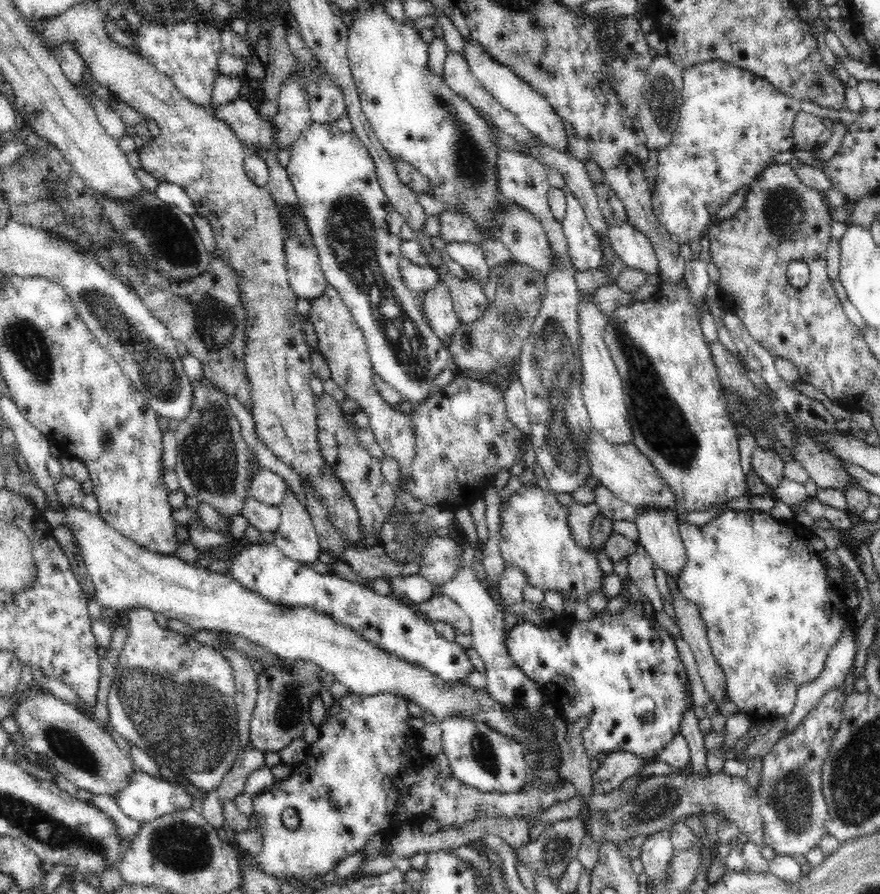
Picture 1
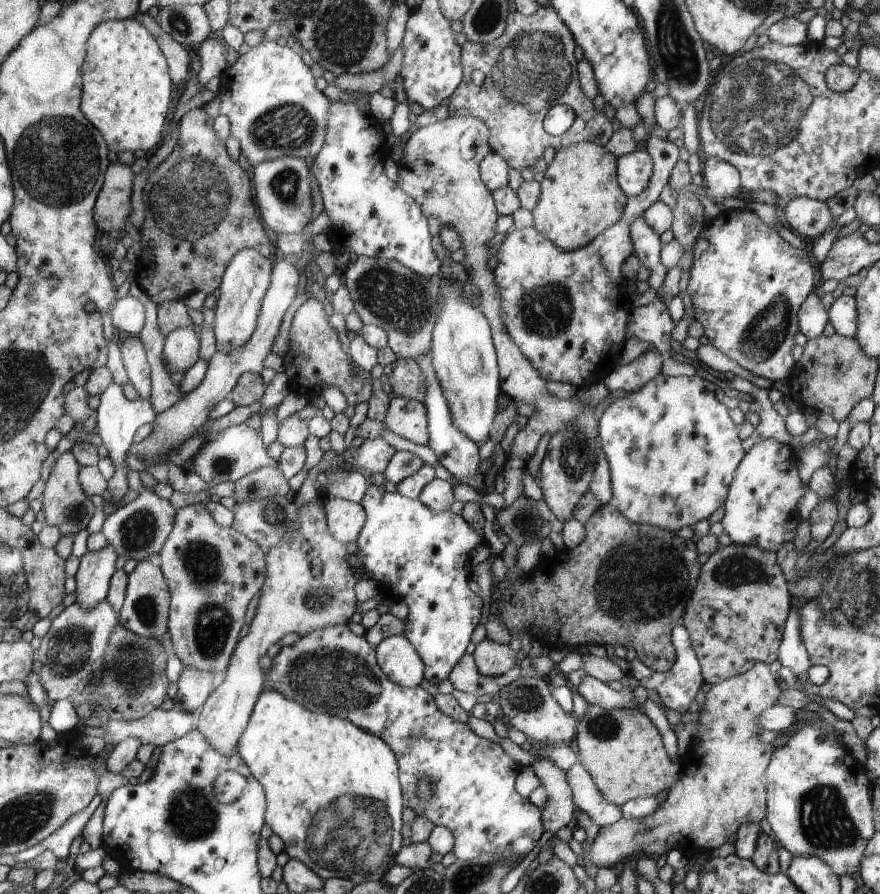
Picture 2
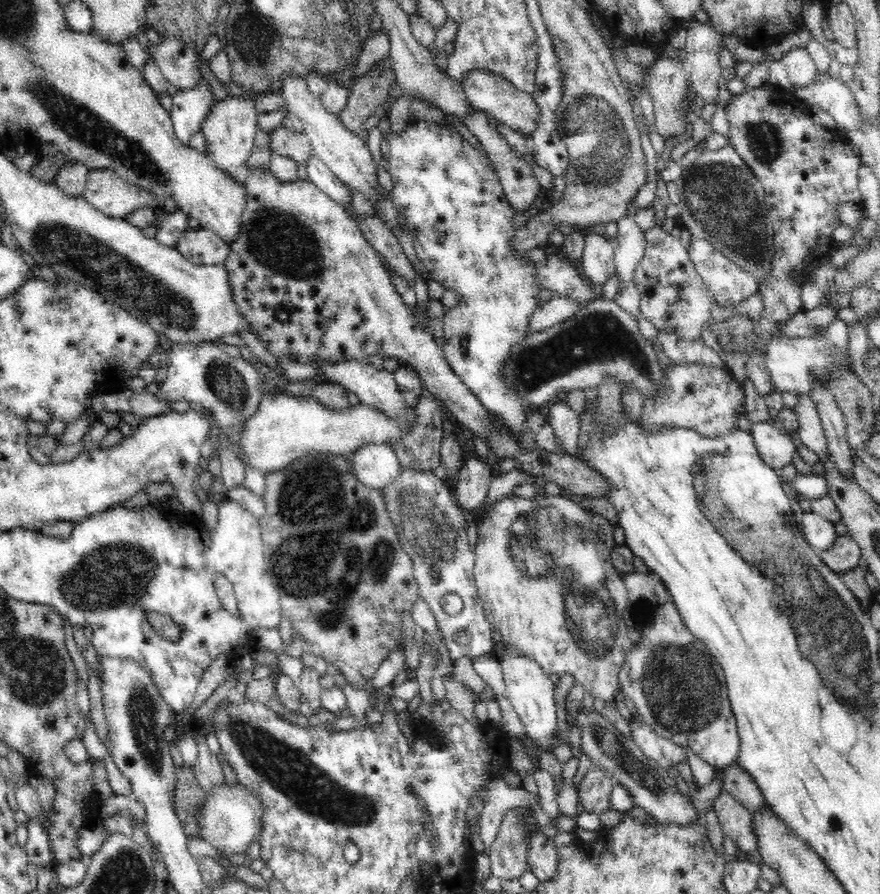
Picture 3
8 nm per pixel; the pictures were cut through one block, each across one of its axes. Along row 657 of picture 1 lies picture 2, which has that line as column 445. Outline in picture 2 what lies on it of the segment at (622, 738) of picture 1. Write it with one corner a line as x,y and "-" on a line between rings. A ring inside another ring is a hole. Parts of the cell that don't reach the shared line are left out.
362,470
360,473
368,480
368,490
360,502
365,507
366,524
361,534
358,534
358,554
355,560
360,573
369,574
368,579
377,582
390,600
401,599
407,604
409,612
403,620
402,636
409,639
414,650
421,655
425,663
426,680
438,685
449,679
454,666
465,656
470,636
482,620
482,600
468,587
468,581
471,579
472,552
485,542
484,533
474,530
462,515
456,515
450,510
436,514
429,506
424,506
421,500
387,492
384,487
372,484
371,473

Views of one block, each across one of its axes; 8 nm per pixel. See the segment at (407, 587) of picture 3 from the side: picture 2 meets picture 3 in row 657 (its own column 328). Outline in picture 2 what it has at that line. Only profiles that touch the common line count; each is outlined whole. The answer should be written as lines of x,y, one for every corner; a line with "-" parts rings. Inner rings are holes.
315,298
306,299
296,310
290,328
288,356
284,362
288,366
290,382
308,388
330,388
336,386
346,397
347,406
368,402
372,396
372,376
370,372
352,364
352,359
342,348
338,332
330,324
324,306

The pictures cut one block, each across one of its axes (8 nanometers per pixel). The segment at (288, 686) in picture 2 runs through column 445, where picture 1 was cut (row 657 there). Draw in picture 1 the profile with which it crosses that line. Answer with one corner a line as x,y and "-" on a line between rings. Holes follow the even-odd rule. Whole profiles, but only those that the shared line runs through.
724,509
704,528
679,522
686,556
679,572
679,590
698,608
706,625
714,658
725,676
726,698
736,704
738,711
750,715
753,722
790,714
797,686
818,678
830,649
848,625
854,626
854,614
845,606
841,589
826,581
827,567
811,544
813,530
793,521
794,528
778,524
770,513

